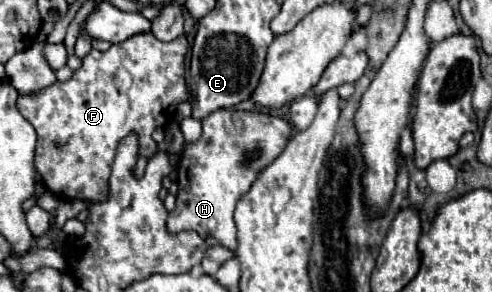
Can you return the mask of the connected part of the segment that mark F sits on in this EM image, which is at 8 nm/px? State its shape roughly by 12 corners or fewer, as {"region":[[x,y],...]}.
{"region":[[185,36],[91,50],[19,96],[55,198],[105,202],[117,146],[189,98]]}

